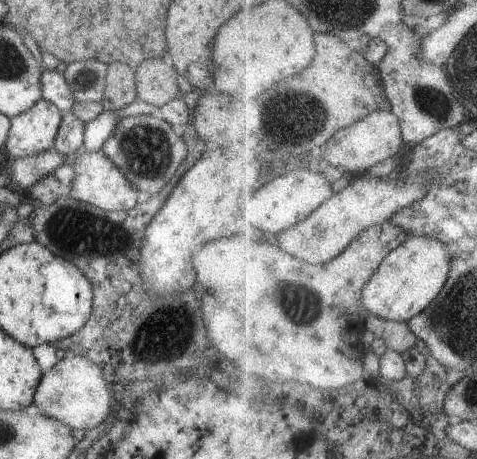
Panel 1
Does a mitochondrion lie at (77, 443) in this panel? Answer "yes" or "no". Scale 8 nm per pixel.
no

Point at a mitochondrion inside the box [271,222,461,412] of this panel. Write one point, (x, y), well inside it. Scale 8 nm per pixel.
(311, 301)

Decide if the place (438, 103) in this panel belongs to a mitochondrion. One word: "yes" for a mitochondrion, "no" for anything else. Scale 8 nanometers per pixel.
yes

